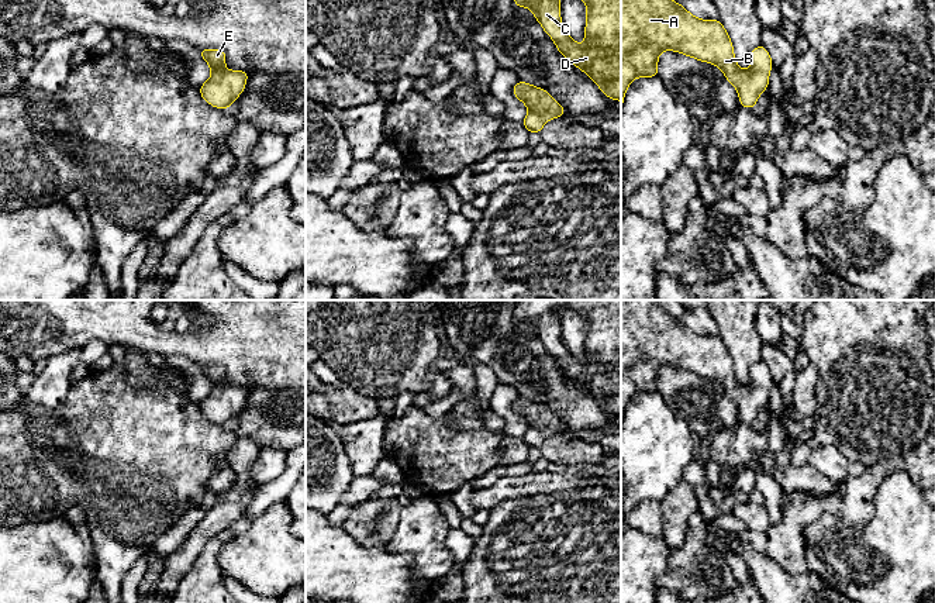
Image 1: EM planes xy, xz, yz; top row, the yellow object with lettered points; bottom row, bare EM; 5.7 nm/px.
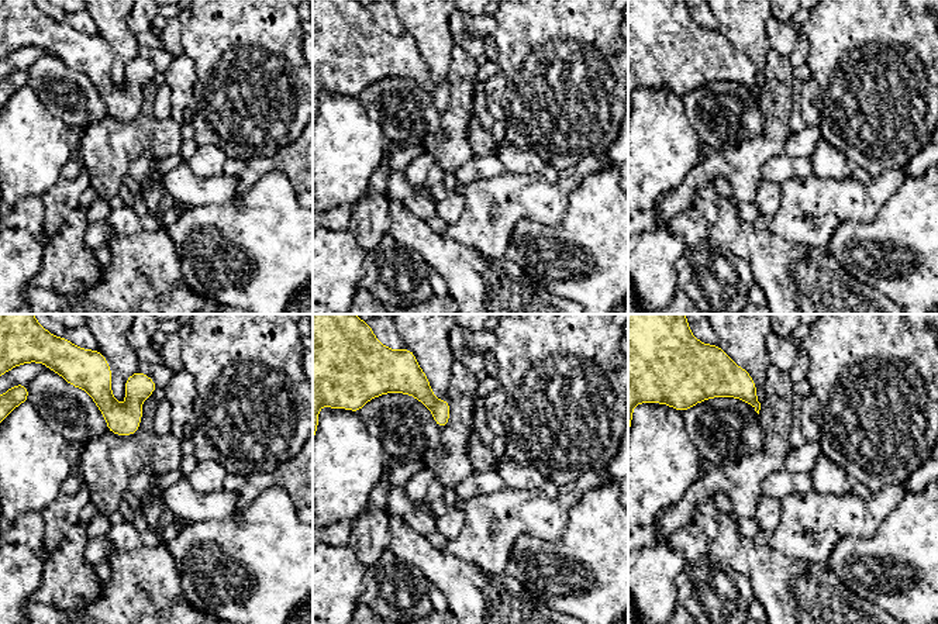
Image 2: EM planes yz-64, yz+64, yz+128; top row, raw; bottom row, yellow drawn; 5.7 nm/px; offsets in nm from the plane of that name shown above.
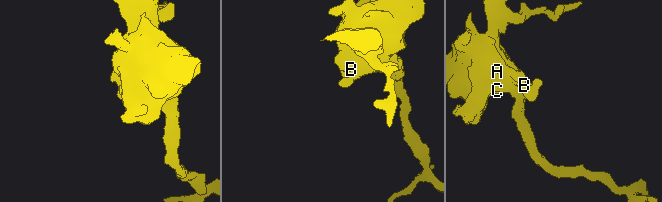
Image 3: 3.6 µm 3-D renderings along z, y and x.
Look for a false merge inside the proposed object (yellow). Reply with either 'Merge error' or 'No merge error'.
No merge error

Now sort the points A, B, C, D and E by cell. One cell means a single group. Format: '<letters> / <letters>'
A B C D E

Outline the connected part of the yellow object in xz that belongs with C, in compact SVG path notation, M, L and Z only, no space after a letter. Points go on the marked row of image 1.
M514 0L515 6L532 10L535 20L542 25L544 31L552 38L558 51L566 58L567 62L570 62L572 65L582 69L600 87L600 90L603 92L604 96L607 96L613 100L621 101L621 0L583 0L583 3L587 7L587 15L586 15L586 28L584 28L586 42L582 45L582 44L577 44L576 41L573 41L565 31L565 28L562 25L562 18L560 18L560 1L559 0Z

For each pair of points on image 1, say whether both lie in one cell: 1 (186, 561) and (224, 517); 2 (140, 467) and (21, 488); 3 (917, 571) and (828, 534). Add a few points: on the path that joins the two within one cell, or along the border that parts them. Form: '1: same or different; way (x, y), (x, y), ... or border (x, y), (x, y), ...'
1: same; way (190, 548), (211, 524)
2: same; way (110, 465), (51, 465)
3: same; way (894, 562), (862, 562), (851, 557)

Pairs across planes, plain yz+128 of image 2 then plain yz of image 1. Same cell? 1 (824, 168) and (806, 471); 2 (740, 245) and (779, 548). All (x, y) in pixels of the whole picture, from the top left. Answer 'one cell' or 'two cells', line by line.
1: two cells
2: two cells

